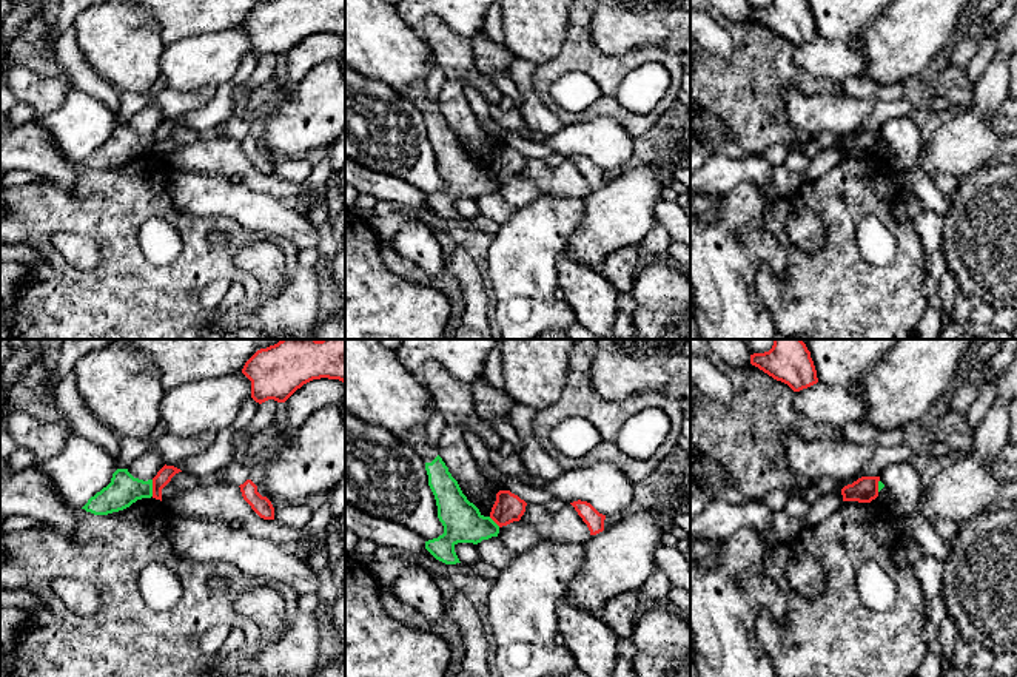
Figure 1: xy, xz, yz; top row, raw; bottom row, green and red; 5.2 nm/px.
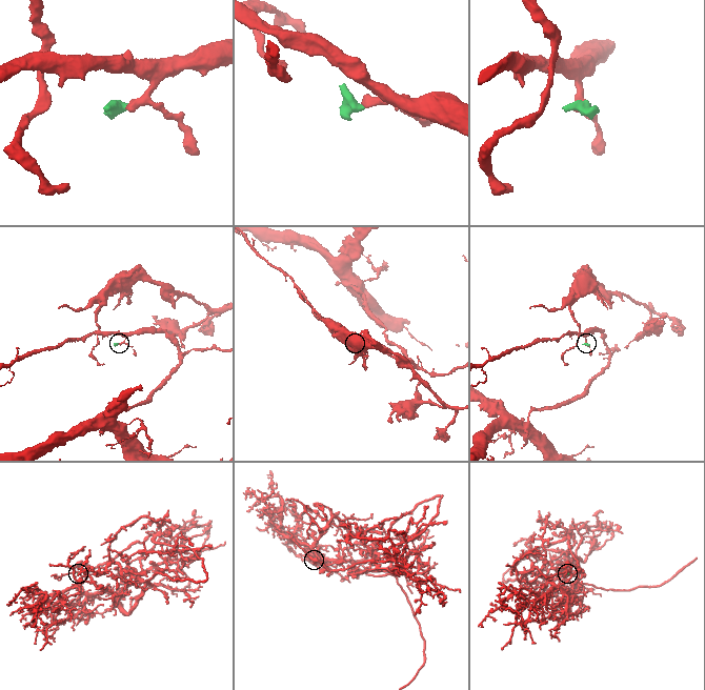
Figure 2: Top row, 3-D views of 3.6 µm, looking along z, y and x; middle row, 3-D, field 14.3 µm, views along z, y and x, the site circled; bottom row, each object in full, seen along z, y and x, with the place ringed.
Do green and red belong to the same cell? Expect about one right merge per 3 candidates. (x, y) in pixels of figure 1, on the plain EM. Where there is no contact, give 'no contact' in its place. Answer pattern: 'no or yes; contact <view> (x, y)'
no; contact xy (151, 142)

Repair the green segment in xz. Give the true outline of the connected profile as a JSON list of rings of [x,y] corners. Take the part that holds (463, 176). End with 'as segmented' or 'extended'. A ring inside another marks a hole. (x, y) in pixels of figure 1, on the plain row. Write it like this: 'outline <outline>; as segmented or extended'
outline [[[425,82],[413,85],[408,99],[425,116],[428,140],[436,154],[438,173],[444,180],[444,188],[425,196],[425,204],[445,219],[461,217],[455,207],[458,197],[478,199],[498,191],[499,180],[467,154],[442,113],[430,100]]]; extended

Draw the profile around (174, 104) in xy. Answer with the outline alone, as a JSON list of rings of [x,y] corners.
[[[166,86],[151,103],[156,103],[166,120],[179,119],[211,102],[216,96],[214,88],[199,88],[193,91],[180,91]]]

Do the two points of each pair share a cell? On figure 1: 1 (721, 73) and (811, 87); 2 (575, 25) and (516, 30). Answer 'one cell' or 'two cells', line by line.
1: one cell
2: two cells

